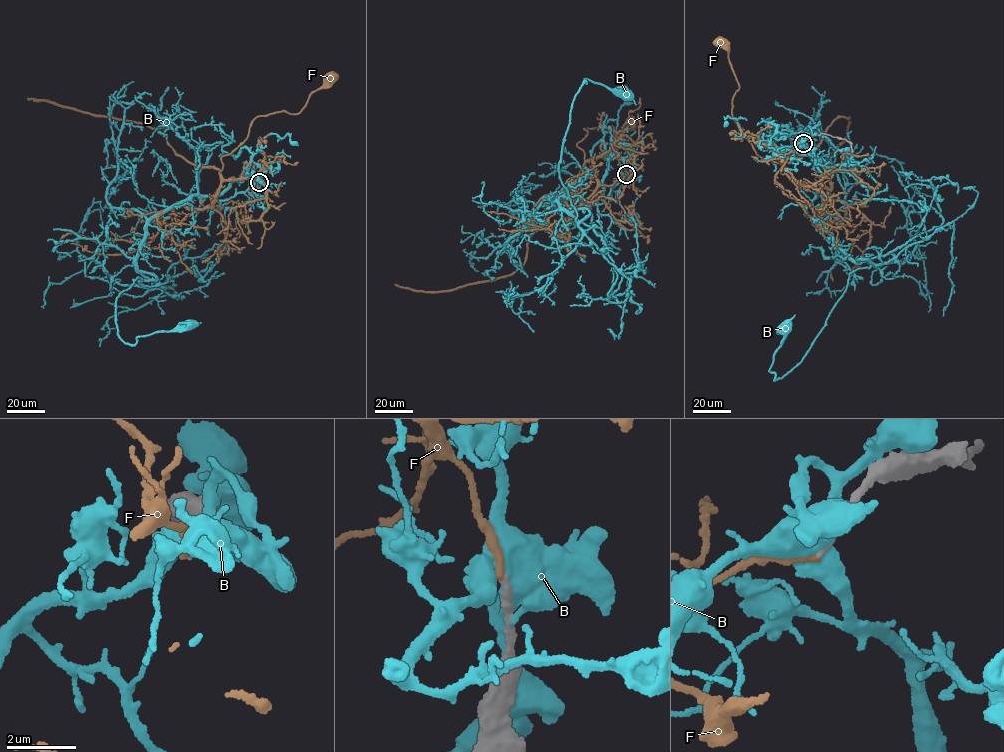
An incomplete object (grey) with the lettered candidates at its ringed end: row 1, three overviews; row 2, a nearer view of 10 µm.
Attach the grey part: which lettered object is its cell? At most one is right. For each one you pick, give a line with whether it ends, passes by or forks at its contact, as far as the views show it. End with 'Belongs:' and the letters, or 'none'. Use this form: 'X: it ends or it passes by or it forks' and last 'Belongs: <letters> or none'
Belongs: none

